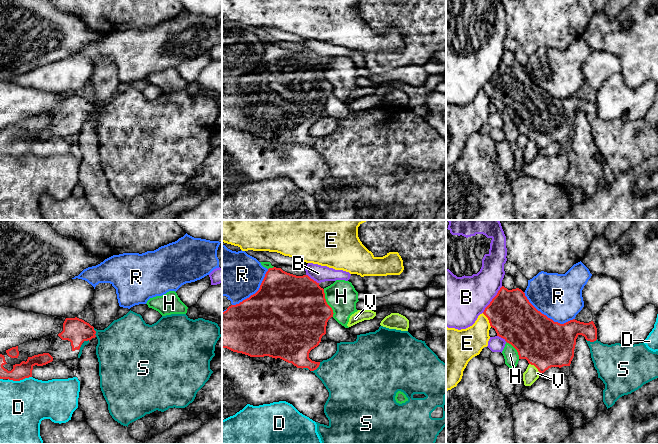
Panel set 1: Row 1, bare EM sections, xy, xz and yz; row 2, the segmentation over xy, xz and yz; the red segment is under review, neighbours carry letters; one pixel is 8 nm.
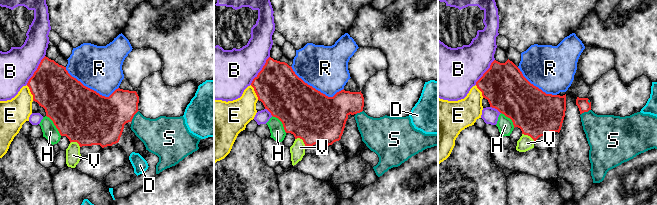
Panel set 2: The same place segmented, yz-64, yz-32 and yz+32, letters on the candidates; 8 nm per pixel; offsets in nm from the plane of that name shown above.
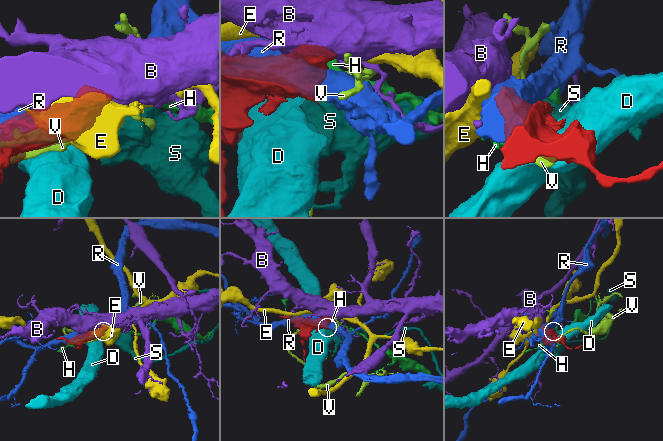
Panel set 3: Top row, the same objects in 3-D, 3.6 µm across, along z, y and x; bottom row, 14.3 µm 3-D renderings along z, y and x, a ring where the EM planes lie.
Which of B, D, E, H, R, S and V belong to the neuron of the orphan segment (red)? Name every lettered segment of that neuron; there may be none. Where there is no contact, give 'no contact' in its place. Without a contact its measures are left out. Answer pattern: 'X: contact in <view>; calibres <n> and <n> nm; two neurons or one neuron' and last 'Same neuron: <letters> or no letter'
B: contact in yz; calibres 360 and 380 nm; two neurons
D: contact in xy; calibres 130 and 380 nm; two neurons
E: contact in yz; calibres 360 and 240 nm; two neurons
H: contact in xz; calibres 500 and 240 nm; two neurons
R: contact in yz; calibres 380 and 360 nm; two neurons
S: contact in xz; calibres 260 and 380 nm; one neuron
V: contact in yz; calibres 380 and 120 nm; two neurons
Same neuron: S

